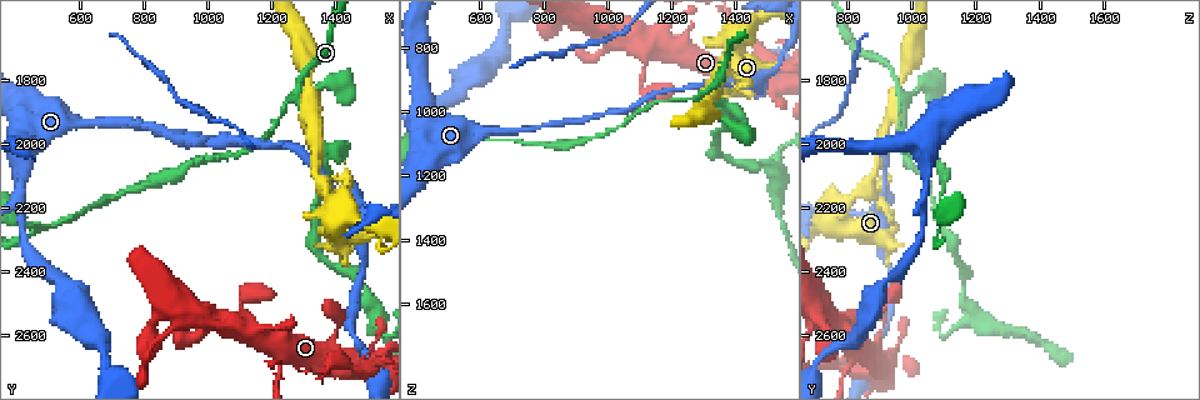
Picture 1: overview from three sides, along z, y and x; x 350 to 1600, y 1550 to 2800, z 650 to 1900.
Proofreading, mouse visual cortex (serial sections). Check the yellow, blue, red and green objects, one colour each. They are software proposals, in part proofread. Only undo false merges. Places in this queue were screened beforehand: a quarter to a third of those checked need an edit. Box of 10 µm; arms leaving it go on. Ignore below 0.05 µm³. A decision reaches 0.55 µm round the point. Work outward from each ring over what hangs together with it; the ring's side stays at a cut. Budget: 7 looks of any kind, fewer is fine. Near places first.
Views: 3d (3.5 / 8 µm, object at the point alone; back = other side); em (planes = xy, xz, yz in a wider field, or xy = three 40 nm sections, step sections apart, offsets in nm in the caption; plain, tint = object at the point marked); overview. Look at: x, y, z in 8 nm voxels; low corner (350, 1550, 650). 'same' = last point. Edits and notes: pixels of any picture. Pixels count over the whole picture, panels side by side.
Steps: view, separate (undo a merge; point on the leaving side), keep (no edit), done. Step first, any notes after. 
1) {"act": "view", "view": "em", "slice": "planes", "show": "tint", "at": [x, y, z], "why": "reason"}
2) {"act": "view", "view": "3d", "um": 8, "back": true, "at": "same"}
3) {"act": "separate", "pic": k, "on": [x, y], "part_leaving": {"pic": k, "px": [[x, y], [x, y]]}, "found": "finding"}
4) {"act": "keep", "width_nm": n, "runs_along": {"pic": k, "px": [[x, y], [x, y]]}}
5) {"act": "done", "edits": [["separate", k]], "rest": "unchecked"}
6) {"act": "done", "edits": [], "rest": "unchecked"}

{"act": "view", "view": "3d", "um": 3.5, "at": [1280, 1860, 970], "why": "narrows sharply"}

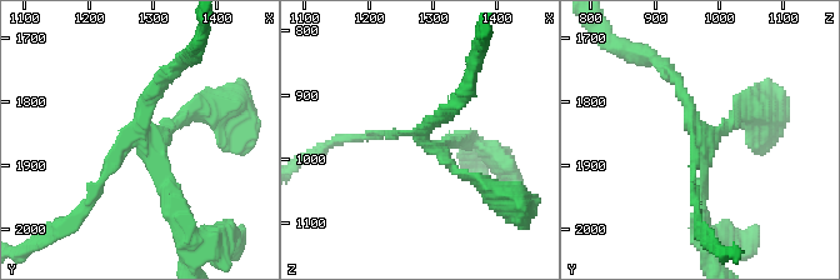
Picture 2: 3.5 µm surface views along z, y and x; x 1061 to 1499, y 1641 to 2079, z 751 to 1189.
{"act": "view", "view": "em", "slice": "planes", "show": "tint", "at": [1285, 1860, 970], "arms": 4, "arm_widths_nm": [100, 150, 150, 150], "why": "shape alone is not enough"}

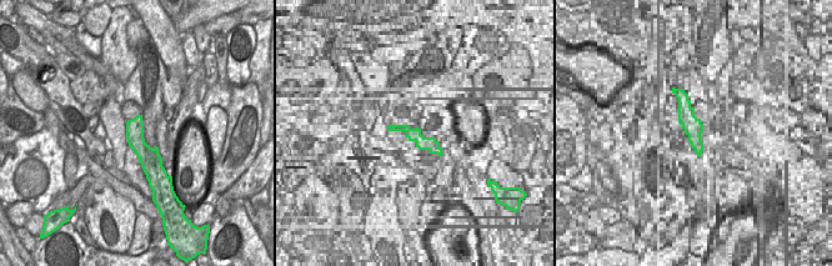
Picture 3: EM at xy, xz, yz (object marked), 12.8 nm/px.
{"act": "separate", "pic": 2, "on": [105, 173], "part_leaving": {"pic": 2, "px": [[134, 143], [56, 235]]}, "found": "a second cell is stuck on"}

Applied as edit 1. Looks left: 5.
{"act": "view", "view": "overview"}

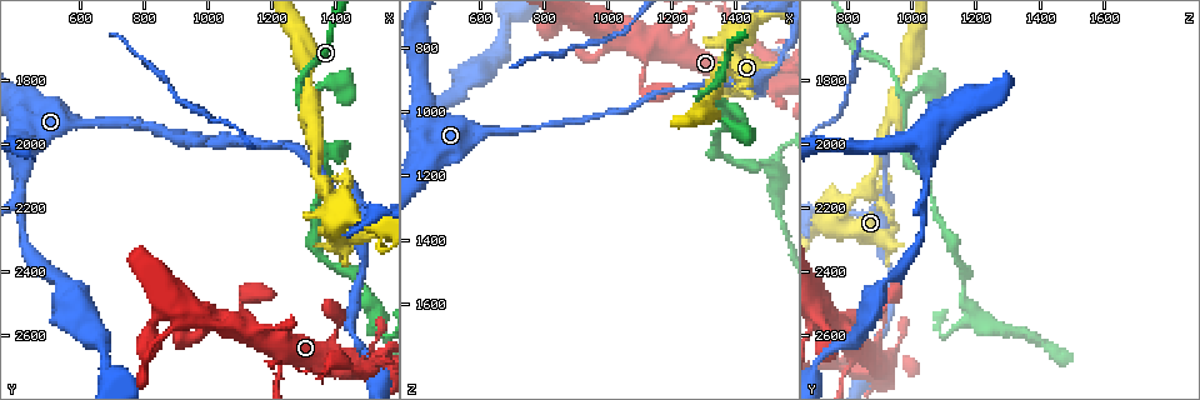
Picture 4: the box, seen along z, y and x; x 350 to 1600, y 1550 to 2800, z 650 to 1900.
{"act": "view", "view": "3d", "um": 3.5, "at": [1220, 2720, 790], "why": "thick turns thin"}

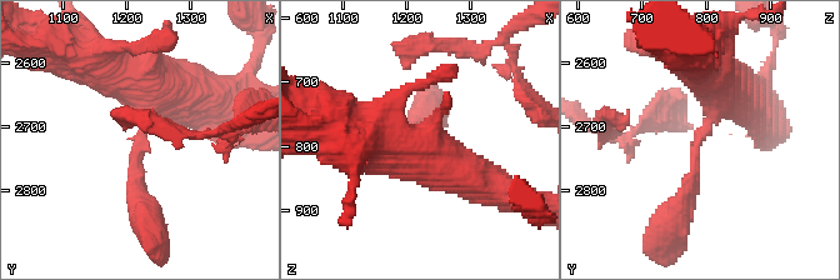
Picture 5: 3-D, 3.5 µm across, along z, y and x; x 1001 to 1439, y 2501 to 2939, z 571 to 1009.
{"act": "view", "view": "em", "slice": "xy", "step": 1, "show": "tint", "at": [1225, 2715, 790], "why": "now the EM"}

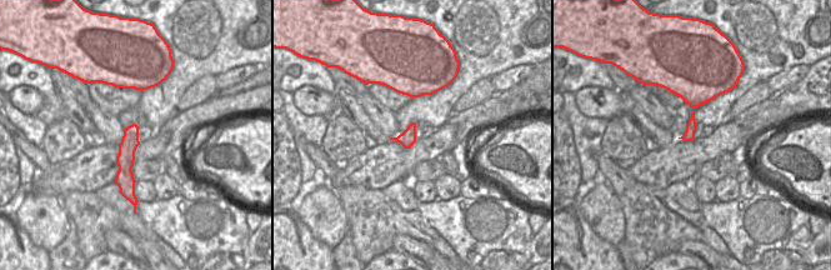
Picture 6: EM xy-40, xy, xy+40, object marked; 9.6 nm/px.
{"act": "keep", "runs_along": {"pic": 5, "px": [[730, 88], [720, 84], [685, 188]]}, "found": "one cell here"}

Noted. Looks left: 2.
{"act": "done", "edits": [["separate", 2]], "rest": "unchecked"}

